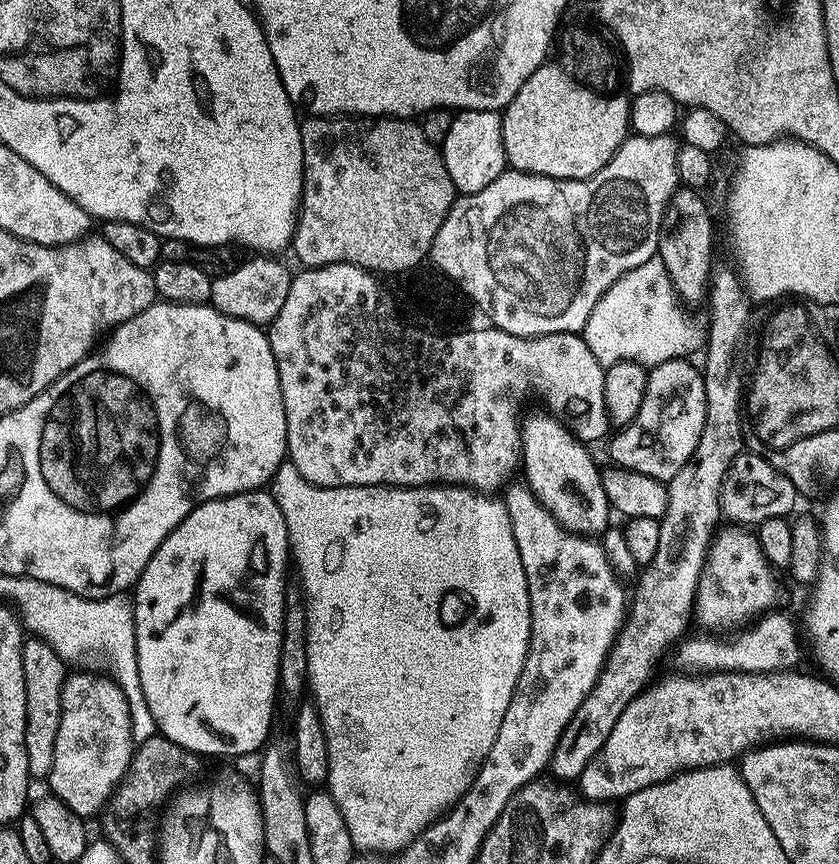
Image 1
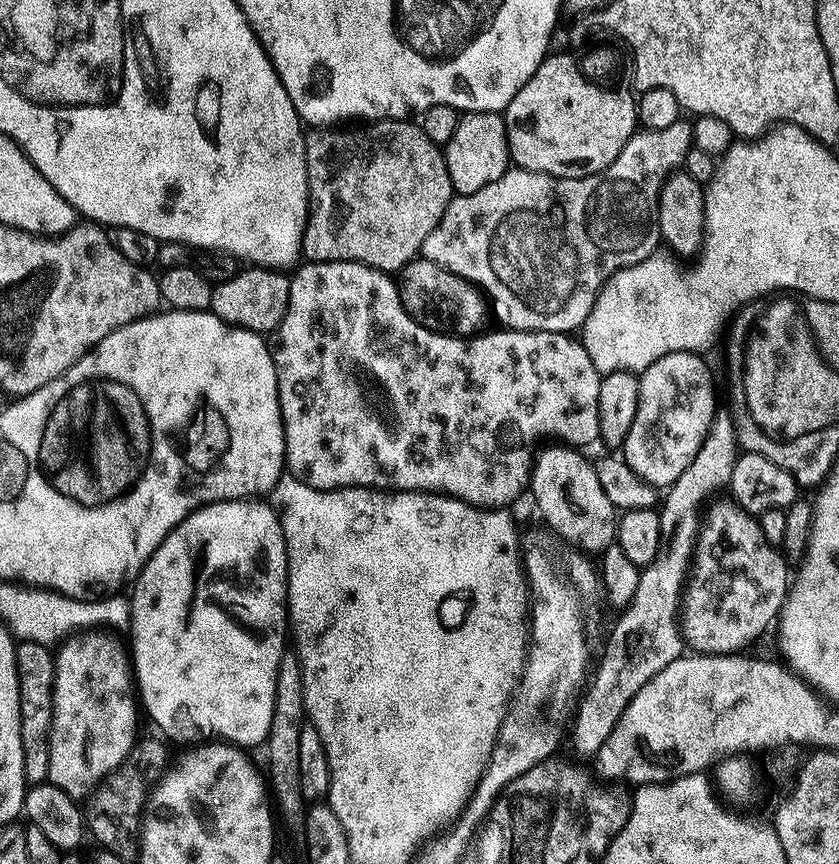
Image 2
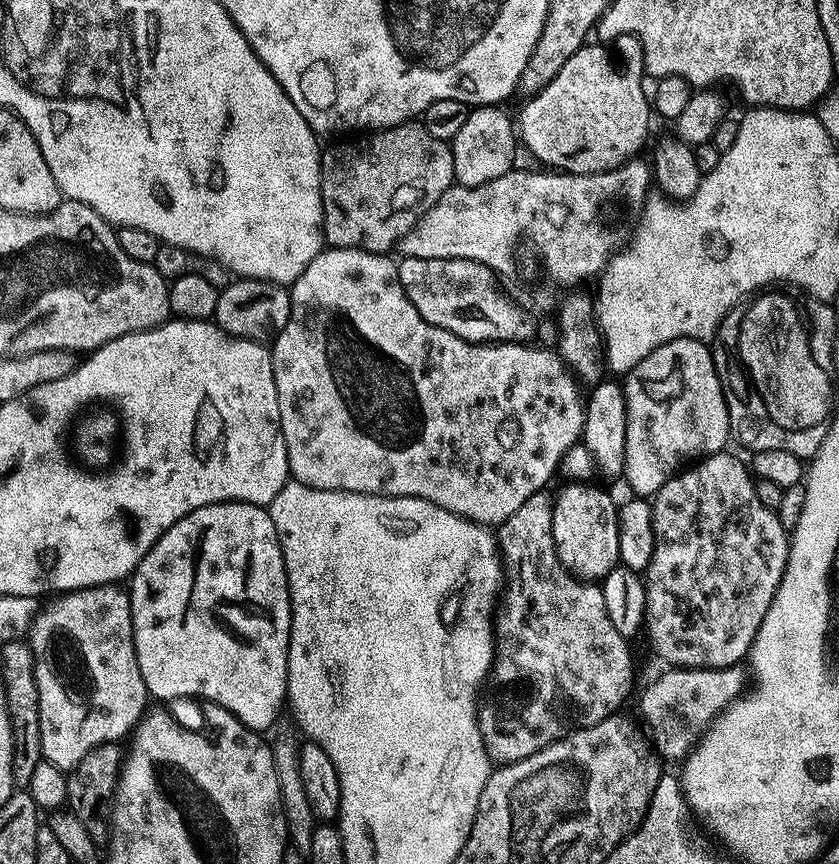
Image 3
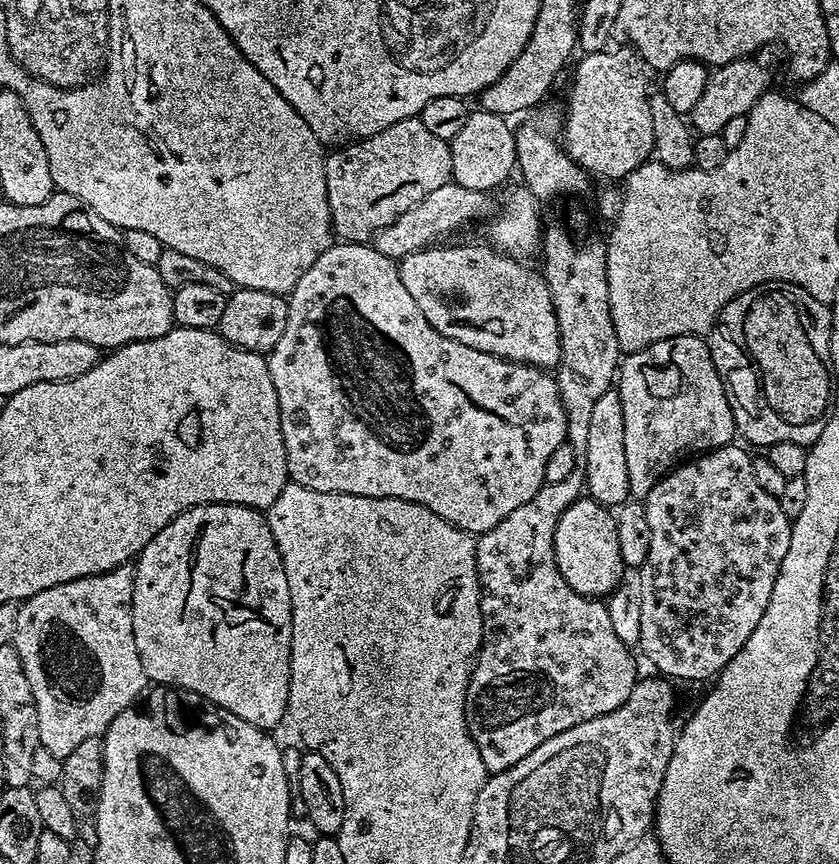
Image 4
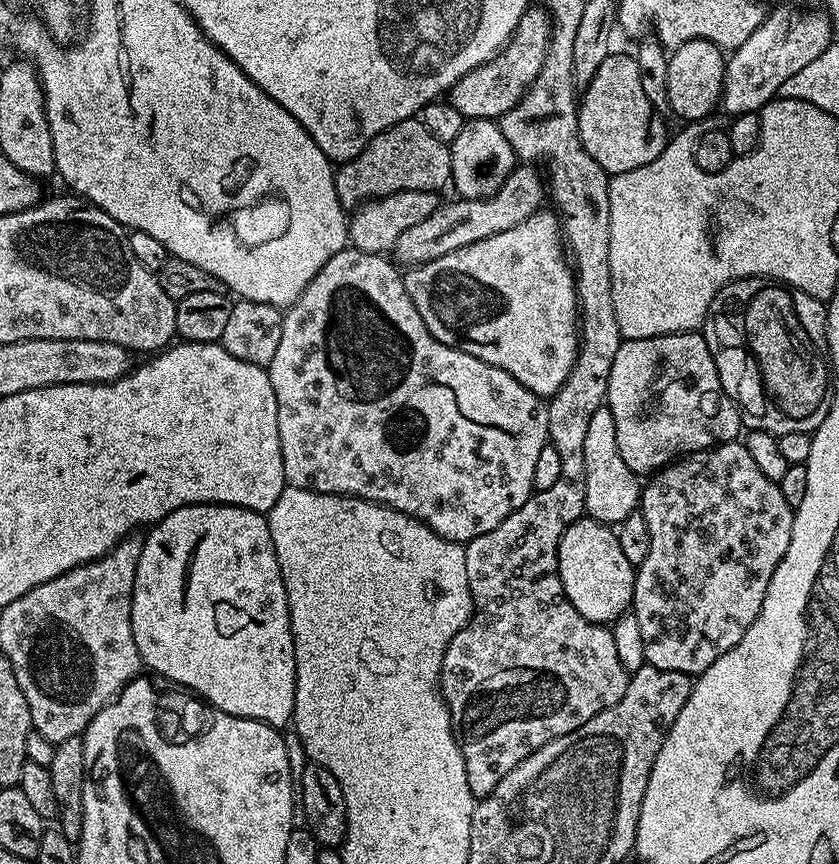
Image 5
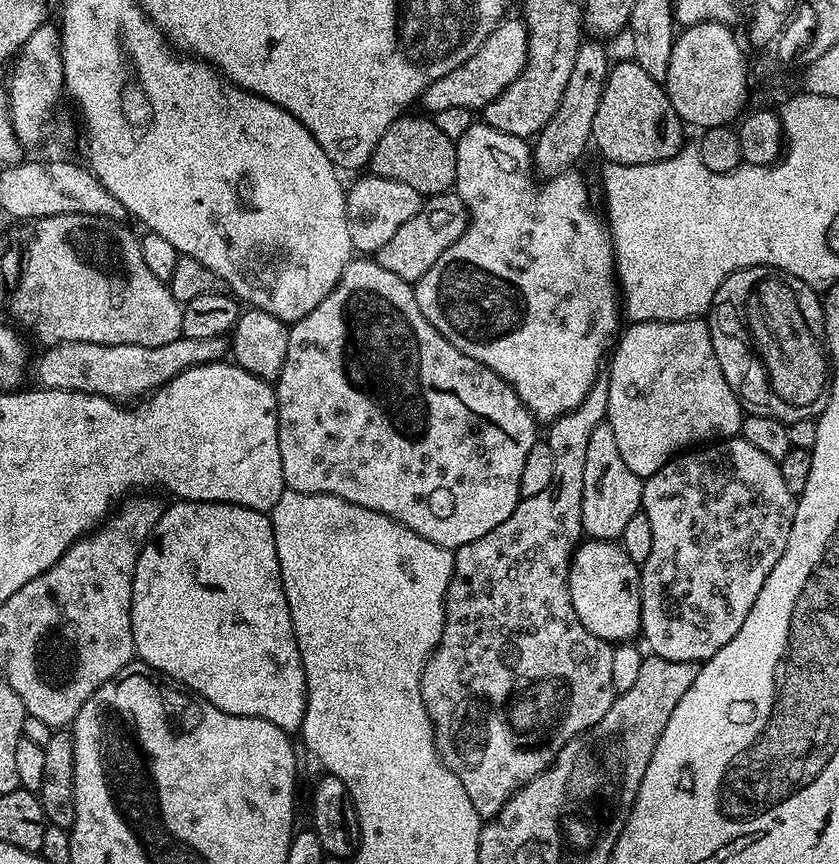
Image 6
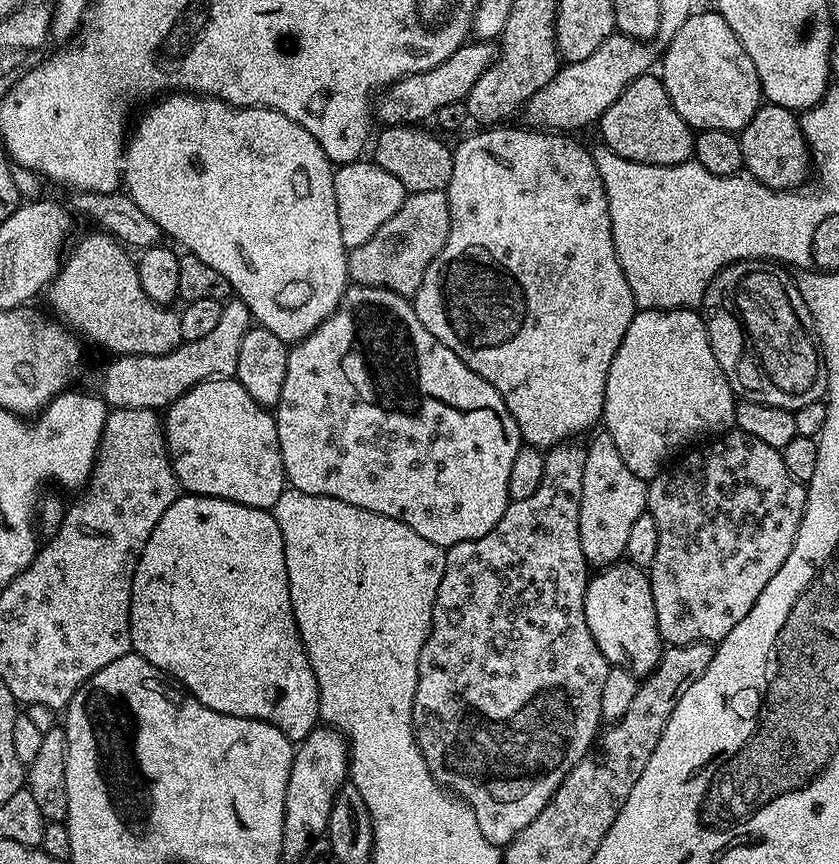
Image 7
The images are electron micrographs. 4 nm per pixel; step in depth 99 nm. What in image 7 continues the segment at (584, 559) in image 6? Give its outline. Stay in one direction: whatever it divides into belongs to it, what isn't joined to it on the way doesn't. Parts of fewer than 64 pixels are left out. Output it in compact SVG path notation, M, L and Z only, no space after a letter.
M617 562L601 567L591 577L584 595L586 626L598 642L598 650L614 668L625 668L637 678L649 676L658 666L662 641L658 630L658 614L654 614L652 587L648 572L636 564Z

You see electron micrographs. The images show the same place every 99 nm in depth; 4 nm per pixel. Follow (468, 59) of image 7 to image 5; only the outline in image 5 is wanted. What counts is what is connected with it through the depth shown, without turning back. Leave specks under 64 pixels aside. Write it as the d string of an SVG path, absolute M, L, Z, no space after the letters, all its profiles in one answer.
M529 6L503 50L490 62L475 67L469 74L464 74L448 90L448 103L466 120L498 120L524 97L525 91L537 78L549 52L551 37L552 18L548 11L539 6Z

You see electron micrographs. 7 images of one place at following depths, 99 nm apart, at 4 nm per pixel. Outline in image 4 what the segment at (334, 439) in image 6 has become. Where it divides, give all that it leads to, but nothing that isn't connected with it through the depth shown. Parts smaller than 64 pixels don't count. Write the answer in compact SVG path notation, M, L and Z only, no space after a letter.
M333 243L322 254L318 254L314 266L310 266L310 270L306 270L306 274L298 278L287 302L286 330L282 330L278 346L267 353L266 359L270 382L274 382L274 394L278 394L282 438L286 446L291 483L319 492L398 498L414 502L418 506L426 506L426 510L434 510L438 518L450 522L455 528L473 534L494 530L494 526L498 526L498 522L502 522L506 514L518 510L522 502L530 502L530 498L538 494L538 490L544 485L546 462L550 459L550 454L554 454L558 446L566 443L566 414L562 410L556 378L551 371L532 368L528 364L516 364L512 360L499 360L494 354L474 350L474 346L462 346L462 342L454 342L438 334L438 330L434 330L434 326L426 322L422 310L418 310L414 303L414 298L410 298L406 286L402 286L397 261L382 254L371 243Z

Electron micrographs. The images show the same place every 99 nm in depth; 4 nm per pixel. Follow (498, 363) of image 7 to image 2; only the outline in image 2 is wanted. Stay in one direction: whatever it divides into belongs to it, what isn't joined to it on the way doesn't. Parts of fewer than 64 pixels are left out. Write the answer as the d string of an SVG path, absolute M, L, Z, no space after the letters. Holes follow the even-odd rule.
M470 112L461 115L454 138L443 145L446 170L450 170L453 193L473 192L498 178L502 178L510 167L508 135L504 117L499 112ZM423 258L412 260L400 269L398 291L400 305L427 328L447 330L467 338L479 333L485 327L484 319L490 316L490 308L481 289L458 274Z

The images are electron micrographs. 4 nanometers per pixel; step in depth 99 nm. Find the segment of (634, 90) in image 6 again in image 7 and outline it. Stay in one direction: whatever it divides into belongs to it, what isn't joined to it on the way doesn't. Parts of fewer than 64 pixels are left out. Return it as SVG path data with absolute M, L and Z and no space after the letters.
M652 74L639 76L626 90L622 90L619 98L612 103L603 116L598 121L598 129L604 135L603 143L607 147L613 148L619 156L625 156L628 160L633 160L639 164L657 164L658 166L674 166L675 164L687 164L694 156L694 132L689 128L674 110L670 98L664 89L663 79L652 77Z

